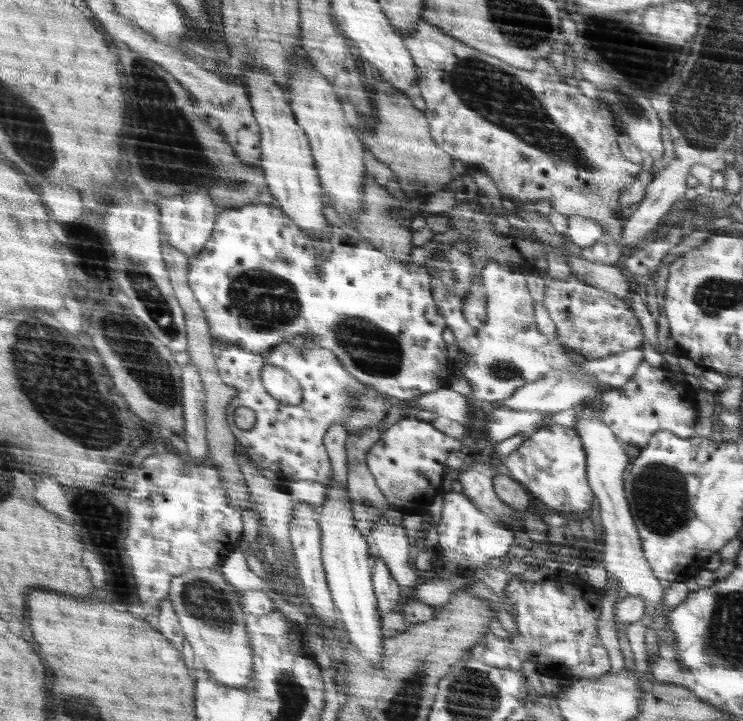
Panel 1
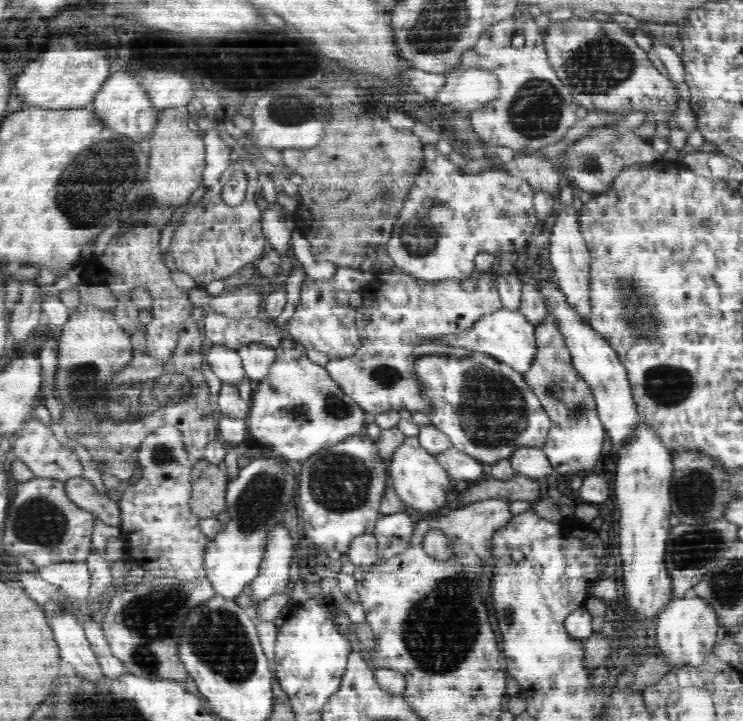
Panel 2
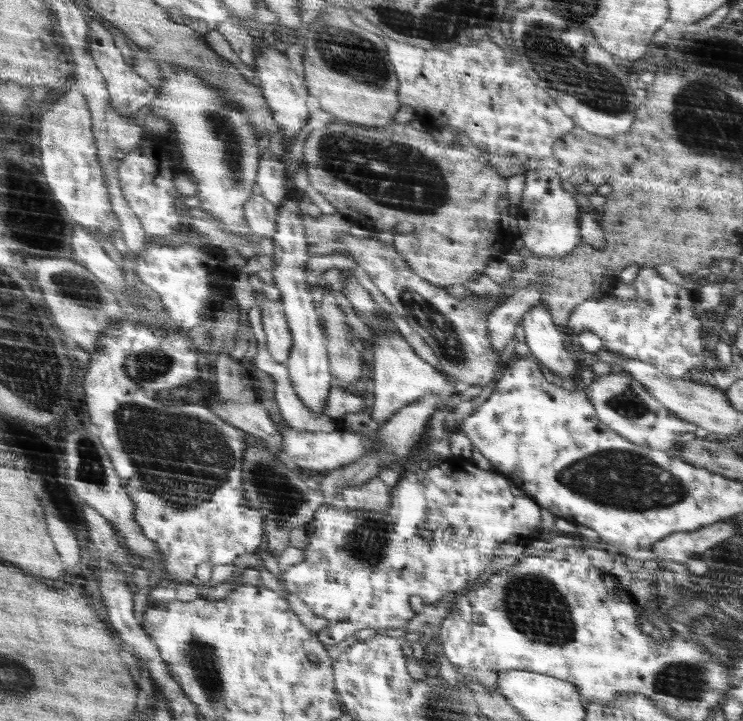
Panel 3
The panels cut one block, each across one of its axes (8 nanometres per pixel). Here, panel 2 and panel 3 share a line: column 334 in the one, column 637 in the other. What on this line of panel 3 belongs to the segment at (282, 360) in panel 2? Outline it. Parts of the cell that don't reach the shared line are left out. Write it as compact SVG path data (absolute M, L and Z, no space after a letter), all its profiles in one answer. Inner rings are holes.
M624 371L596 377L594 382L588 386L587 397L594 404L598 418L610 429L633 441L634 444L647 446L654 450L664 452L674 450L678 446L678 436L682 432L694 433L694 430L699 428L693 422L684 421L670 413L664 404L658 402L657 398L646 390L646 386Z

